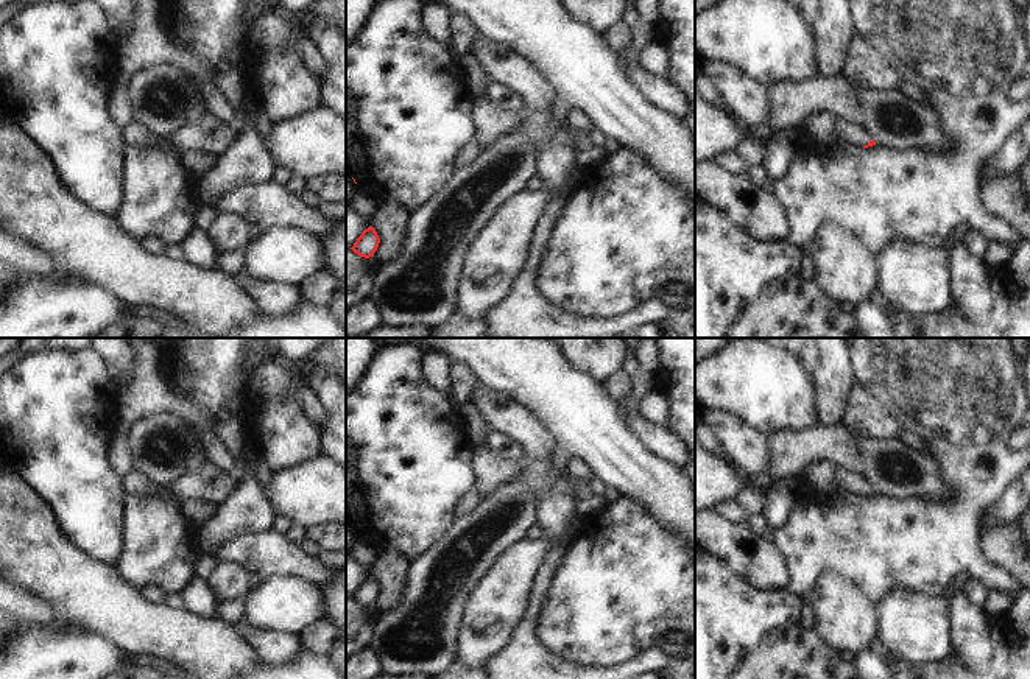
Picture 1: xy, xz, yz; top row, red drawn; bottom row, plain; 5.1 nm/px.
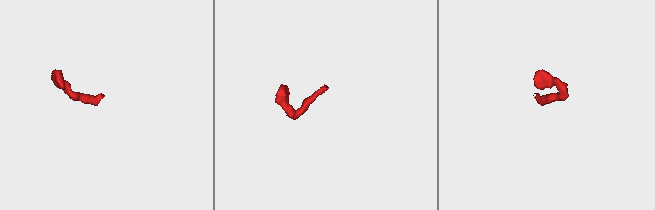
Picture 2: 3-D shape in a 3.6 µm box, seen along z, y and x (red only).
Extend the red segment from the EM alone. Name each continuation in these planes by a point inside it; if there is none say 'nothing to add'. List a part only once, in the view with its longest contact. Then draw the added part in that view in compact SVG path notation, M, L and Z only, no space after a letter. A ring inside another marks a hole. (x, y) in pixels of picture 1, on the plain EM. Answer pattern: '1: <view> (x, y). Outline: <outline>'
1: yz (823, 477). Outline: M829 461L810 464L802 475L806 494L820 500L829 492L843 492L848 497L862 498L871 489L862 475L848 472Z

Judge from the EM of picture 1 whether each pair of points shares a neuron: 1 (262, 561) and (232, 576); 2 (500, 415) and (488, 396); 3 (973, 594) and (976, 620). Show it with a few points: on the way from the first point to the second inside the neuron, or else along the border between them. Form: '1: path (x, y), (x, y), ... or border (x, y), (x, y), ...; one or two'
1: border (218, 561), (234, 561), (250, 573); two
2: path (496, 410), (488, 401); one
3: border (962, 591), (982, 609); two

